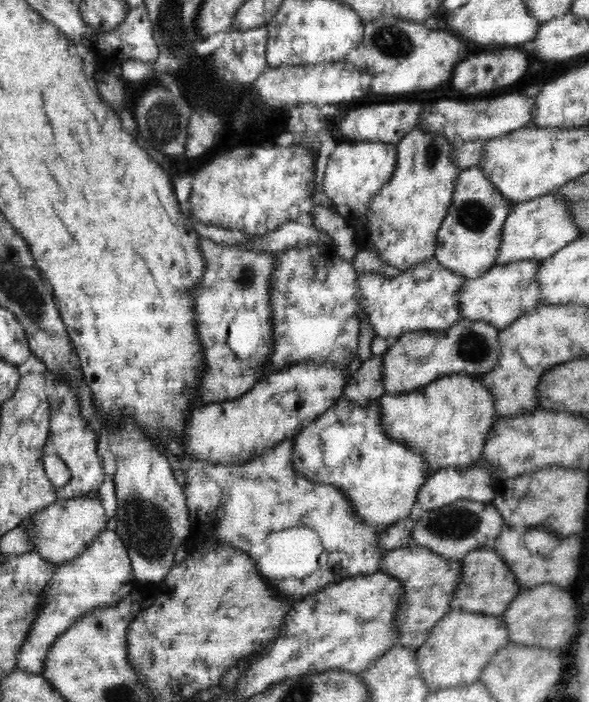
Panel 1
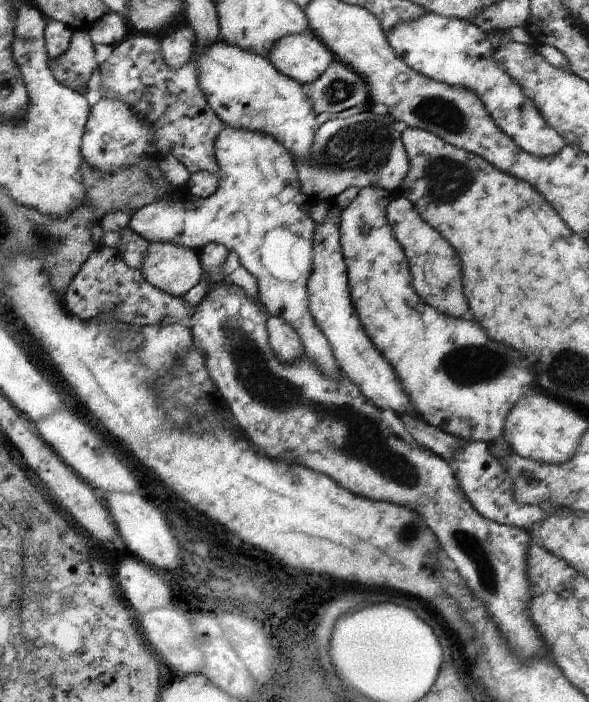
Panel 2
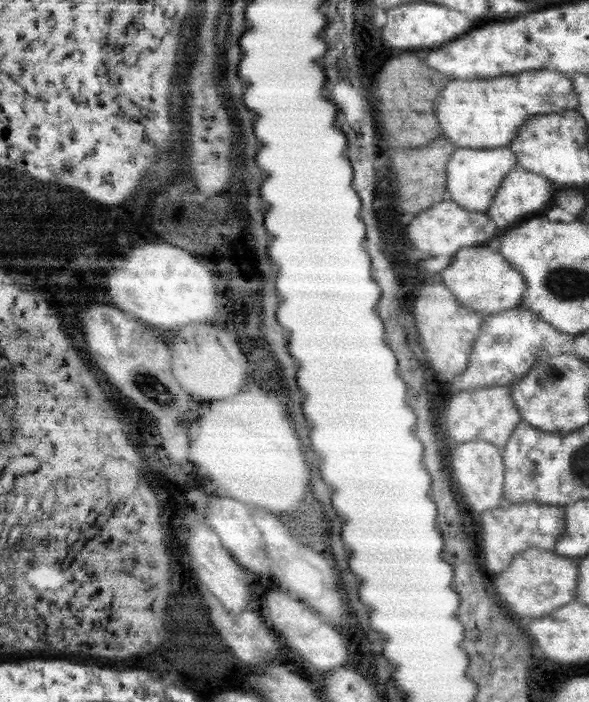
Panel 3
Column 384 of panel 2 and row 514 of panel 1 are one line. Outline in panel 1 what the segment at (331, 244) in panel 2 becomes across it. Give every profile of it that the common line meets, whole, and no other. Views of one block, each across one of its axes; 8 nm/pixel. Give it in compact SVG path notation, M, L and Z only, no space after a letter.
M342 396L310 426L304 427L293 441L293 465L298 473L302 473L306 479L314 482L339 486L362 520L377 528L392 526L398 520L407 519L416 502L420 487L429 477L423 452L417 447L407 446L403 442L394 440L383 431L379 400L360 406Z

